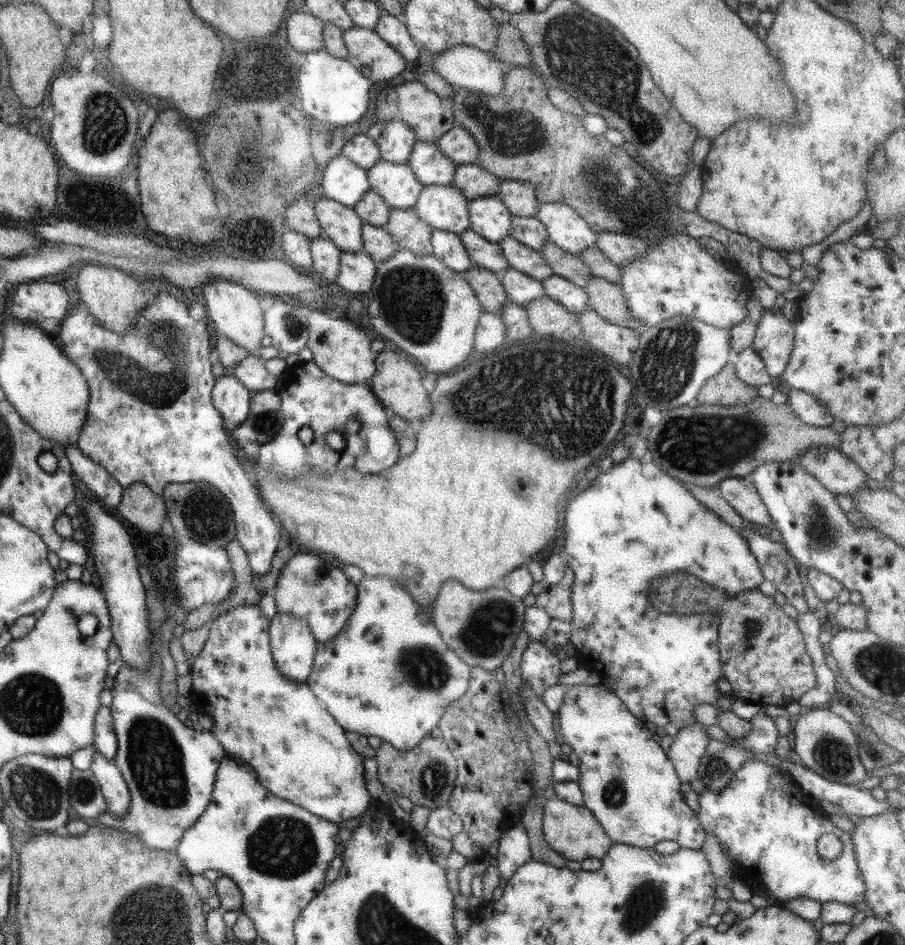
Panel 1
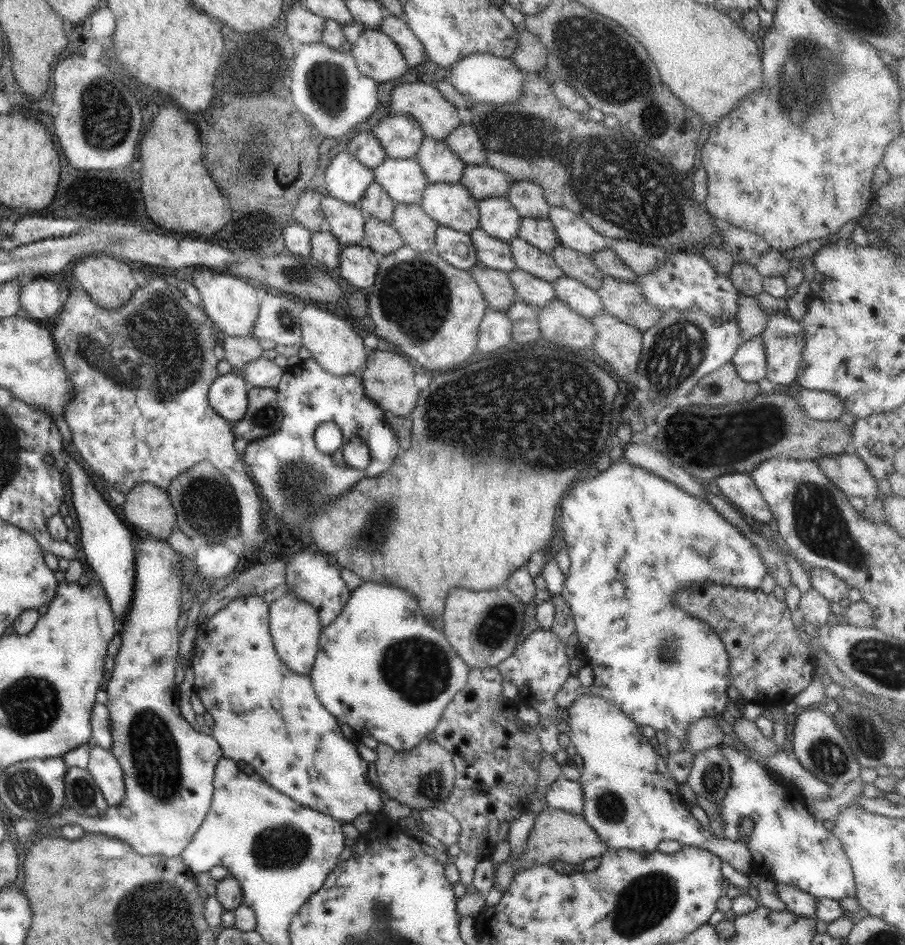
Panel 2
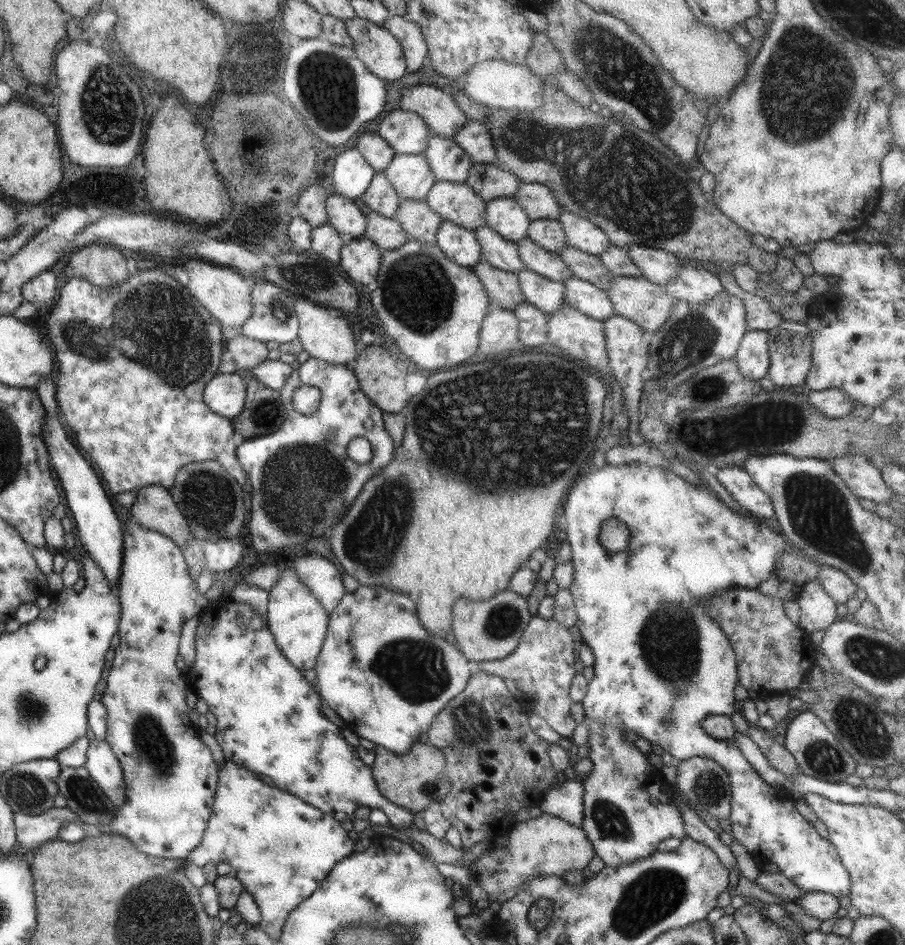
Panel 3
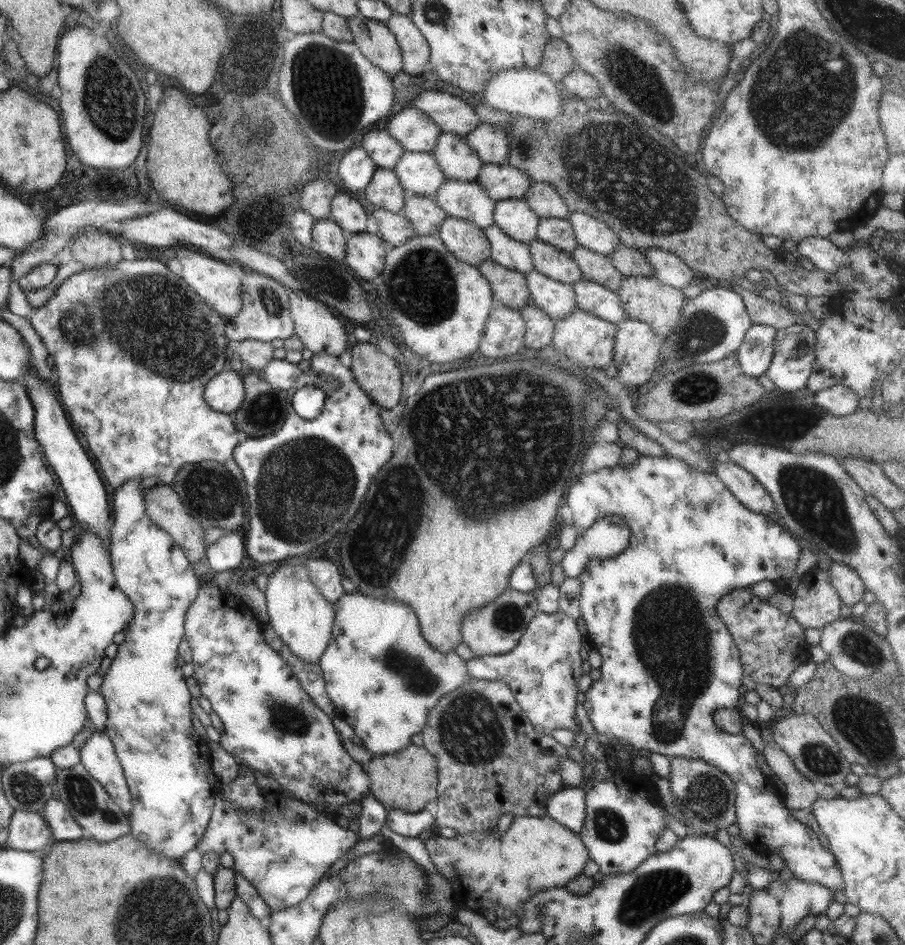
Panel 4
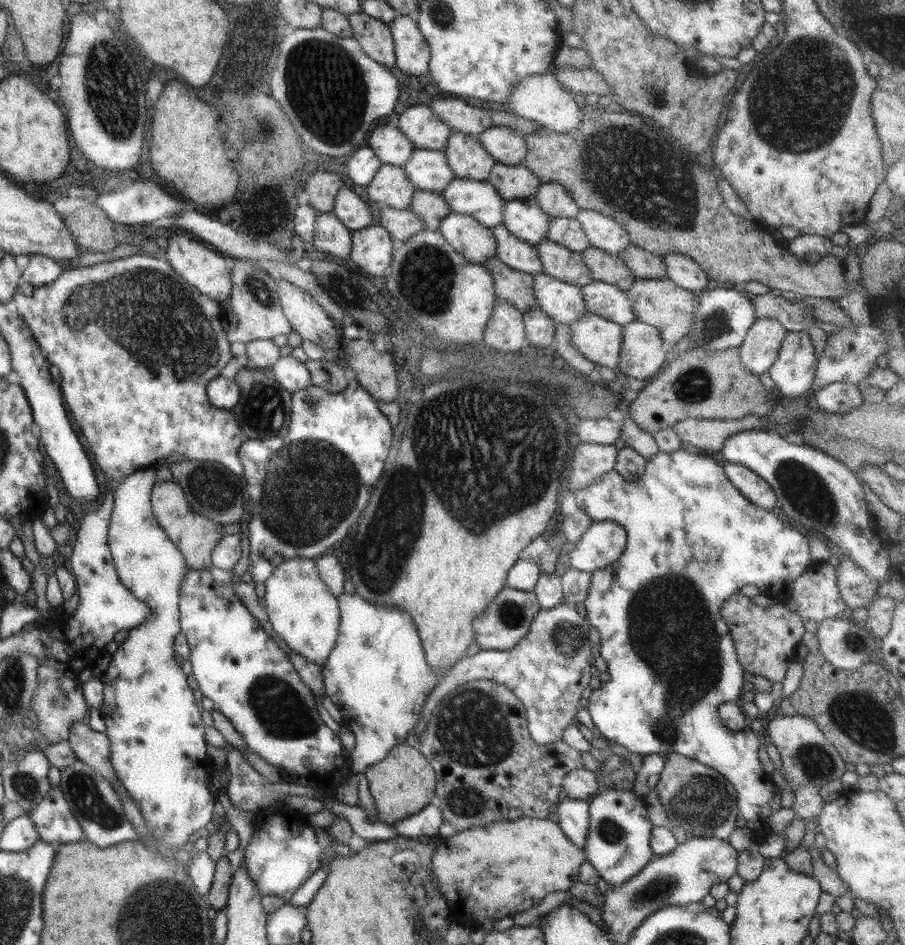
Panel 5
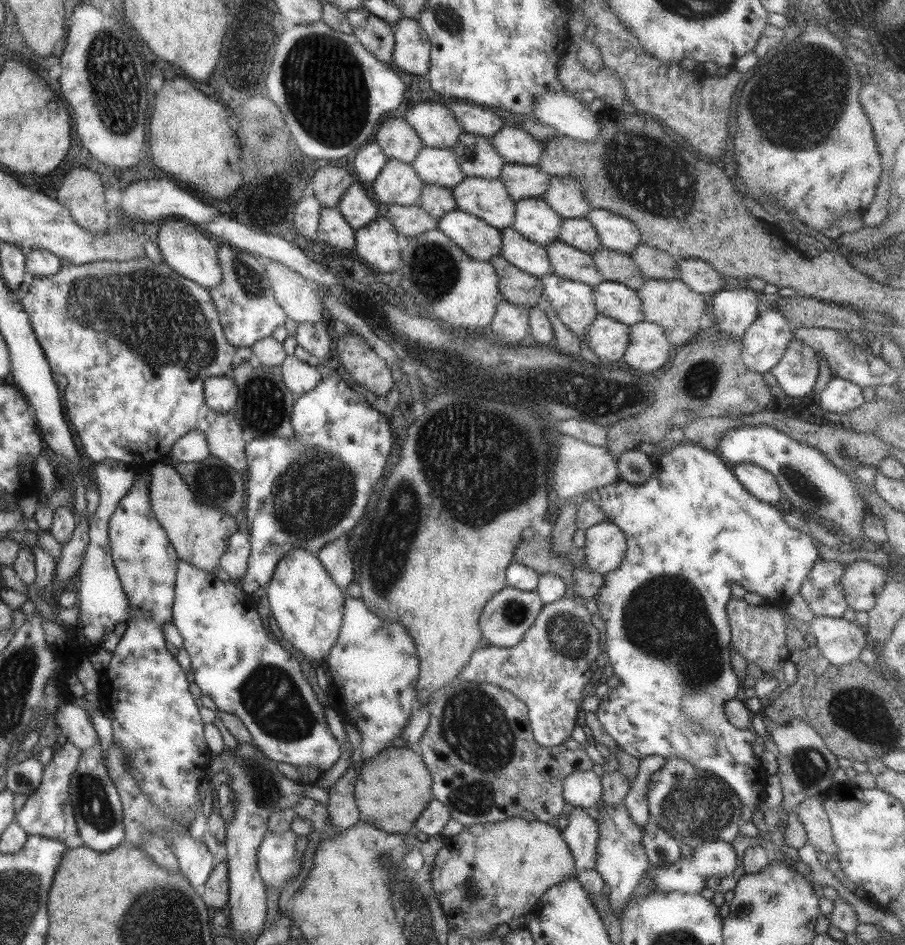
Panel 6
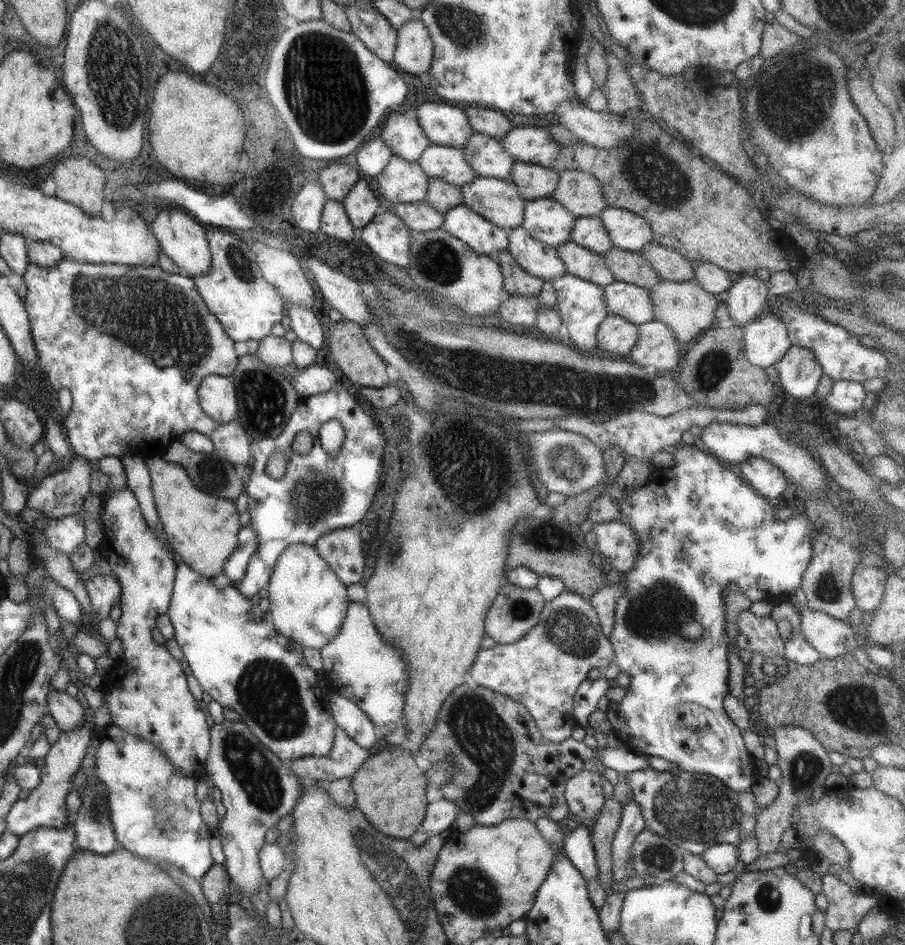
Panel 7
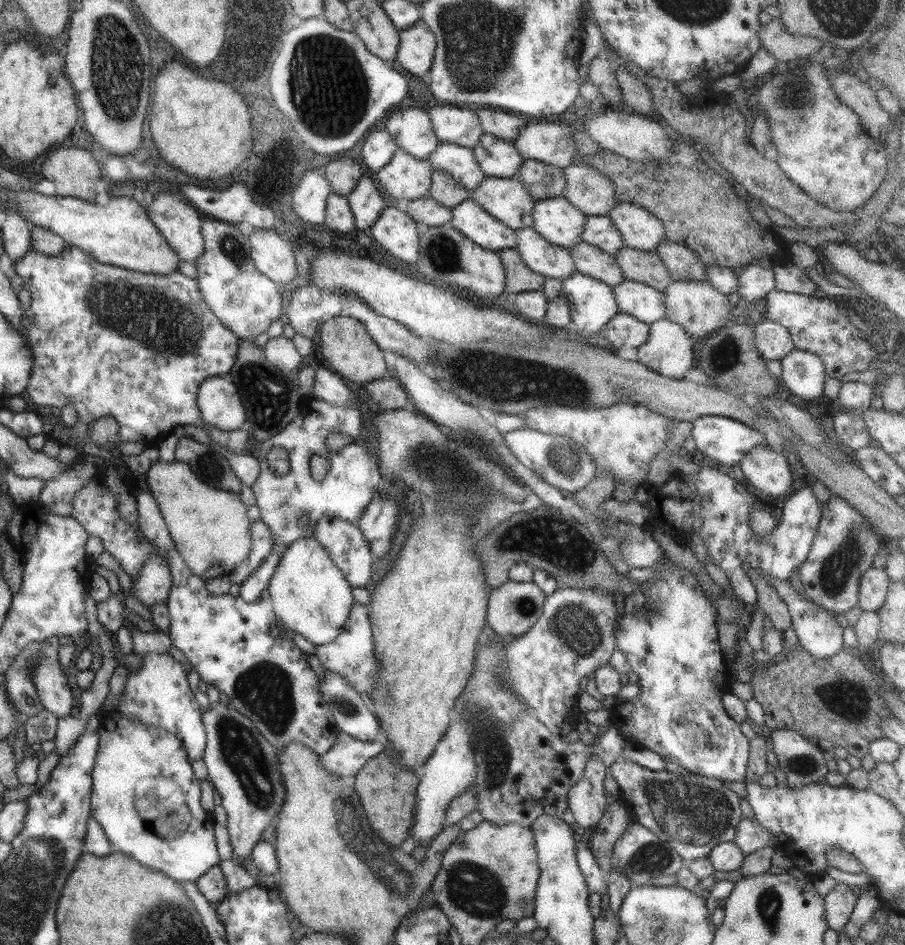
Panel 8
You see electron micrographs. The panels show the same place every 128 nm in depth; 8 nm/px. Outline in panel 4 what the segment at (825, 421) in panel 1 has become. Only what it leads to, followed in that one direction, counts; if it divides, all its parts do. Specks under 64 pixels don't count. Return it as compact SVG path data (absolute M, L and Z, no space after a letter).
M833 385L829 388L817 391L813 396L813 402L826 413L833 416L851 414L857 409L857 394L843 385Z

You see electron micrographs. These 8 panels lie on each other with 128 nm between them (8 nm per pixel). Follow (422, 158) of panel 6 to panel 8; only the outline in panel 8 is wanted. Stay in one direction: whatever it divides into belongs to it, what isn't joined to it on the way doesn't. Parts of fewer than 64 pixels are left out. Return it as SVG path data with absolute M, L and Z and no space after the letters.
M439 142L435 150L426 158L431 164L432 171L445 172L459 187L471 192L484 180L480 172L473 150L451 144Z

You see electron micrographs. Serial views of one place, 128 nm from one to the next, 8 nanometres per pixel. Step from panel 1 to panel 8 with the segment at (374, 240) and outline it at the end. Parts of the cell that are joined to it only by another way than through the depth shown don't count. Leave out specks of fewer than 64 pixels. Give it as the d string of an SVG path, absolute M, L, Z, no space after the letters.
M428 196L409 200L405 213L413 223L427 227L448 226L452 218L451 209L440 206Z

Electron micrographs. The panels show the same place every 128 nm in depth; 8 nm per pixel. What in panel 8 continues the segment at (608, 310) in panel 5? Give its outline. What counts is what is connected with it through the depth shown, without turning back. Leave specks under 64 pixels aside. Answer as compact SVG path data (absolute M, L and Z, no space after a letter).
M623 280L613 287L613 297L620 312L633 316L645 325L665 318L663 294L633 280Z

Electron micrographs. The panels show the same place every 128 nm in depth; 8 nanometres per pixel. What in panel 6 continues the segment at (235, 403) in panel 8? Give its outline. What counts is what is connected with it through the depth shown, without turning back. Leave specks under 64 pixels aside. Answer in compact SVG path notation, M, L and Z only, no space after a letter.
M211 376L203 380L205 405L217 413L232 412L238 392L233 379L228 376Z

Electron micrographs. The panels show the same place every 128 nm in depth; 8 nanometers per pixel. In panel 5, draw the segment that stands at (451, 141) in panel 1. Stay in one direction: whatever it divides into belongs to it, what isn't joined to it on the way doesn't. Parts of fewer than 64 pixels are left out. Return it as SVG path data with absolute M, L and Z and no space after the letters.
M491 126L476 137L478 144L495 163L519 165L527 153L524 133L509 127Z

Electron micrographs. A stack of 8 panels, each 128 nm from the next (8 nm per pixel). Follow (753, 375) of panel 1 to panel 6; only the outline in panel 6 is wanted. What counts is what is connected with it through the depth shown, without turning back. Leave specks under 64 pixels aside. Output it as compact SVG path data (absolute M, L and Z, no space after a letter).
M766 310L745 330L741 337L741 360L751 371L771 370L783 356L793 329L777 310Z

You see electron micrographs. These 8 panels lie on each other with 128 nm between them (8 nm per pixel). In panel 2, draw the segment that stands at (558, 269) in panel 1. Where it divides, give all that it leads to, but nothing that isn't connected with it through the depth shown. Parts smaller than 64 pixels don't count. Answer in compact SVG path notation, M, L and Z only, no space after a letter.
M560 244L549 254L554 264L561 268L563 275L578 280L591 290L601 287L604 274L594 266L590 256L574 252Z

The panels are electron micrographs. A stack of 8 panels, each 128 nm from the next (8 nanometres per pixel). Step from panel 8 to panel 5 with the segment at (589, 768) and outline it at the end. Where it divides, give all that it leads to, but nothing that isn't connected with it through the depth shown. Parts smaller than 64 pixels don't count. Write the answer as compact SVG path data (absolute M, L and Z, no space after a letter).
M581 768L571 769L563 775L562 794L571 800L589 801L598 792L599 773Z

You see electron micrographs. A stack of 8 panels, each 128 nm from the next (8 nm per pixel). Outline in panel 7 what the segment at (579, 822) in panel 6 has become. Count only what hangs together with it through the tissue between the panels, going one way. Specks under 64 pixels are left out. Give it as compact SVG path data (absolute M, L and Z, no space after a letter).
M579 824L574 829L567 830L563 837L563 851L567 860L586 881L598 878L598 866L593 845L591 845L590 831L587 827Z

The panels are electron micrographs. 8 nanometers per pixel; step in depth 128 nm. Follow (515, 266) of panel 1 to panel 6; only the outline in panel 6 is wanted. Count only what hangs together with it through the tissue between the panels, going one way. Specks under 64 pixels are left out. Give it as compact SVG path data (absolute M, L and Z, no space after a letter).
M557 241L546 247L546 256L555 276L591 287L603 281L601 274L592 264L590 255L578 249Z

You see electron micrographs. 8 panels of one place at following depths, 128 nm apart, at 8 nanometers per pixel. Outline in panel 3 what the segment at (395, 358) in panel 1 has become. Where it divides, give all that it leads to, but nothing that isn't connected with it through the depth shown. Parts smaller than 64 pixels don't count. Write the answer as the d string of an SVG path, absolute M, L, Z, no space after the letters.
M360 345L354 360L353 374L357 379L360 391L370 400L370 403L382 410L383 413L402 412L410 398L405 388L407 371L401 371L397 368L395 357L389 354L384 345Z

